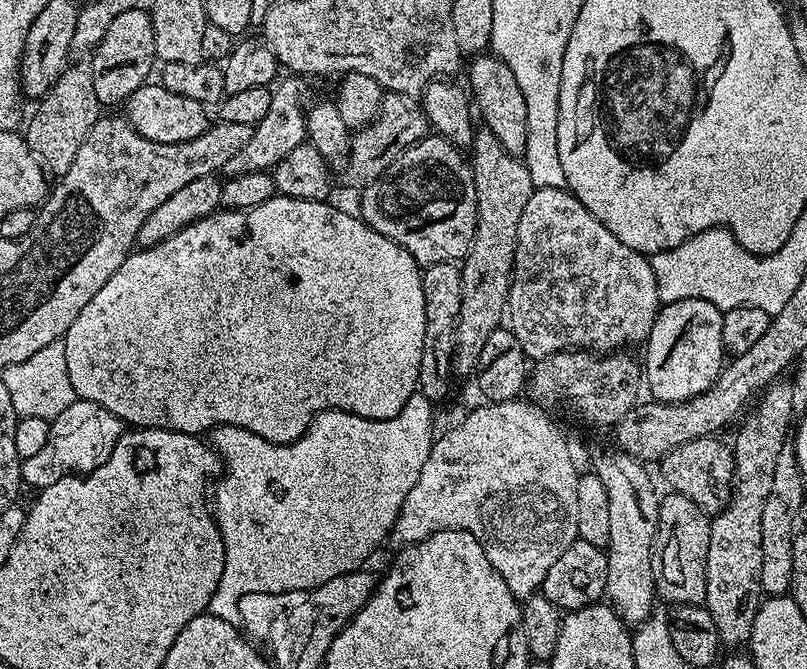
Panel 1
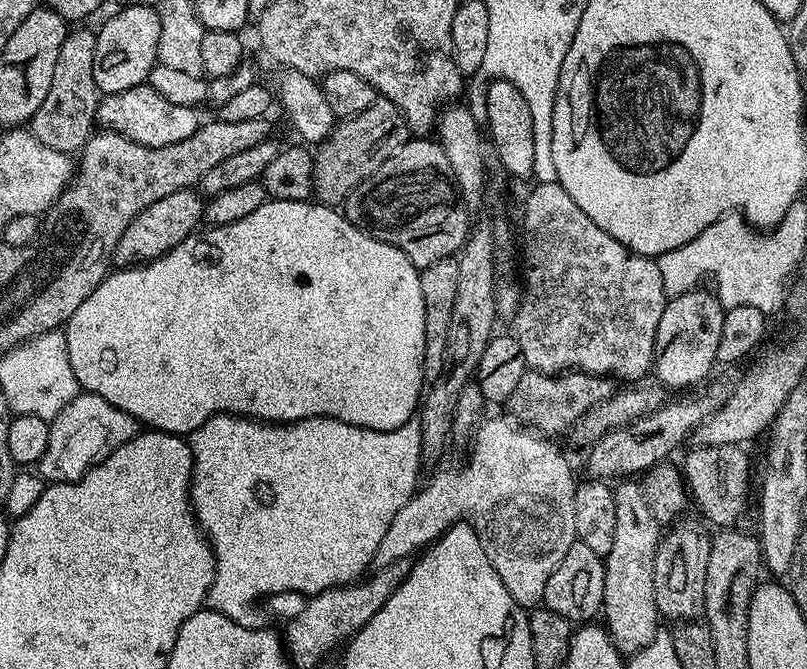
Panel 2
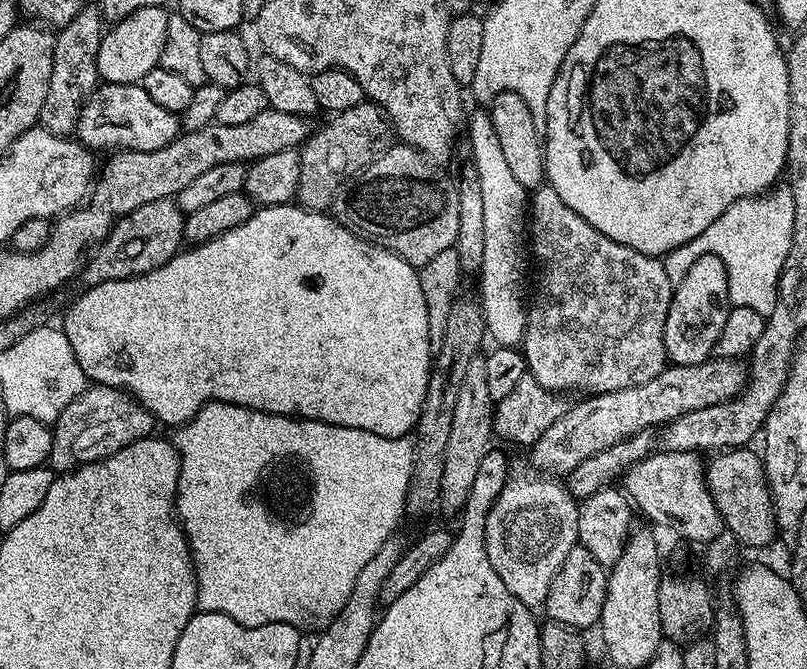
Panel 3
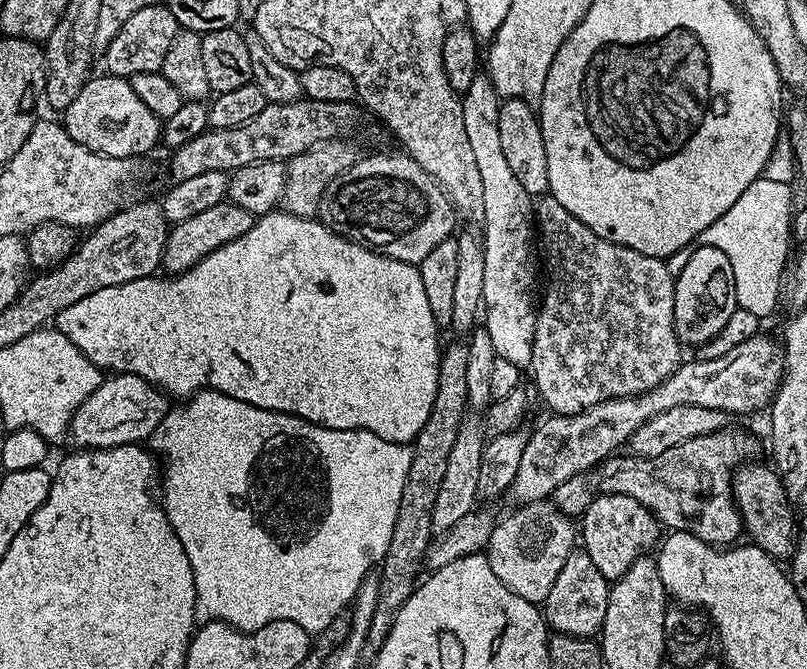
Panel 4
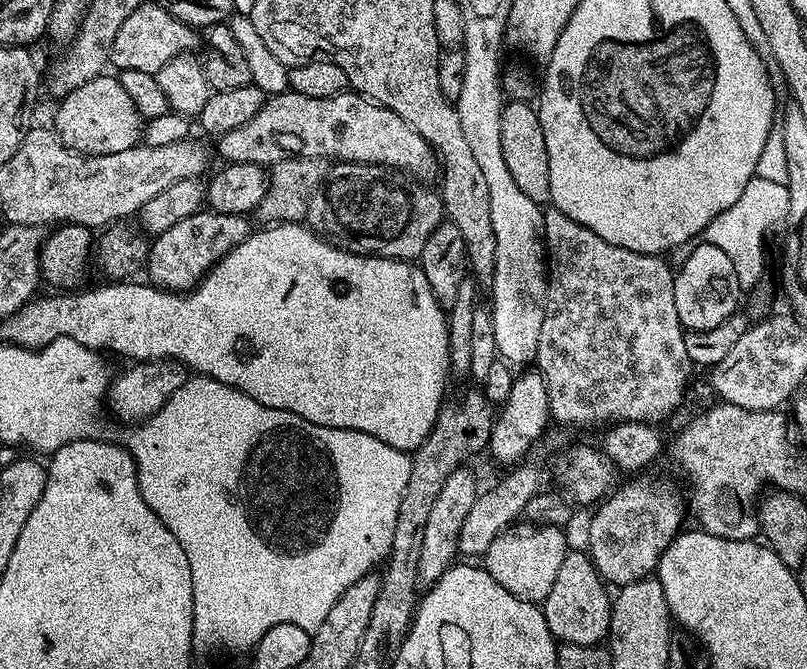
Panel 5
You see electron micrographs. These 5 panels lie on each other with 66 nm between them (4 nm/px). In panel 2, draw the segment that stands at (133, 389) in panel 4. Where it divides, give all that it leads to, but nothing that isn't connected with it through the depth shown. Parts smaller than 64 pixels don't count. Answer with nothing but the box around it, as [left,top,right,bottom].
[38,391,138,484]

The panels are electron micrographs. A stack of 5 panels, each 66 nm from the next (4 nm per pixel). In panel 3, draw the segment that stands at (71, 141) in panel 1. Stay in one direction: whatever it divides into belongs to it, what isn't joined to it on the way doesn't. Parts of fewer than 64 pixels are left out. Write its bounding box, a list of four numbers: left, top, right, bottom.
[39,3,106,137]

